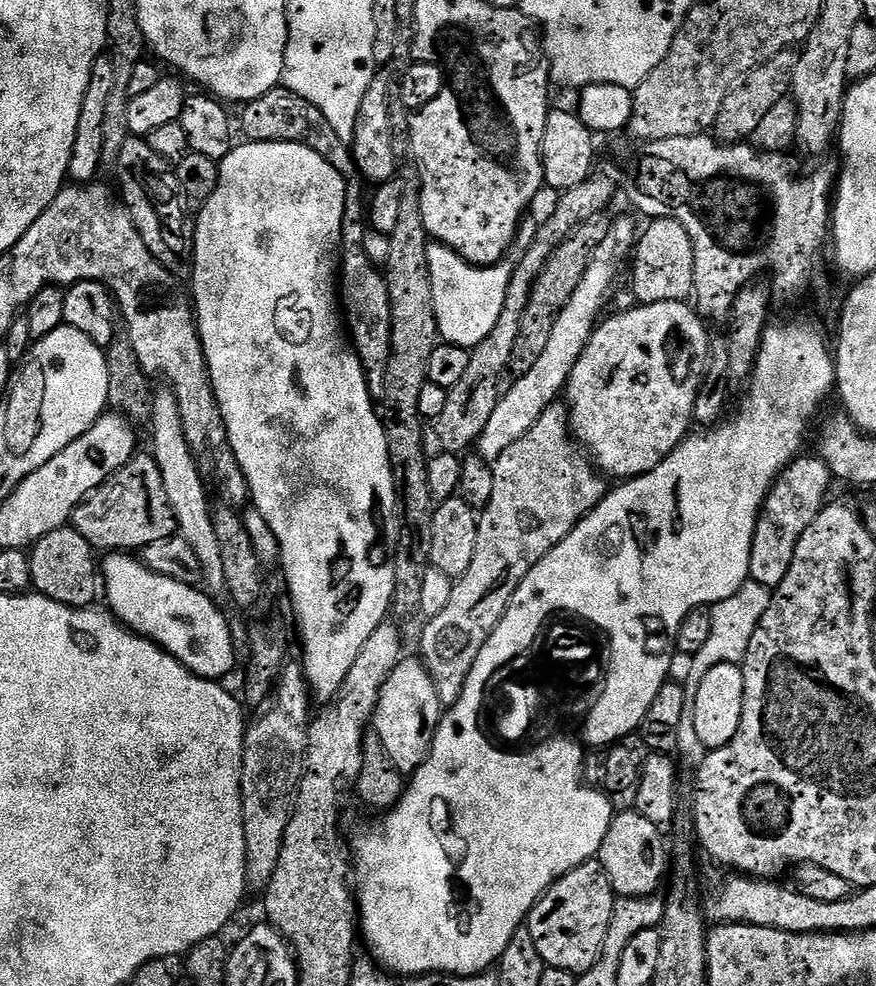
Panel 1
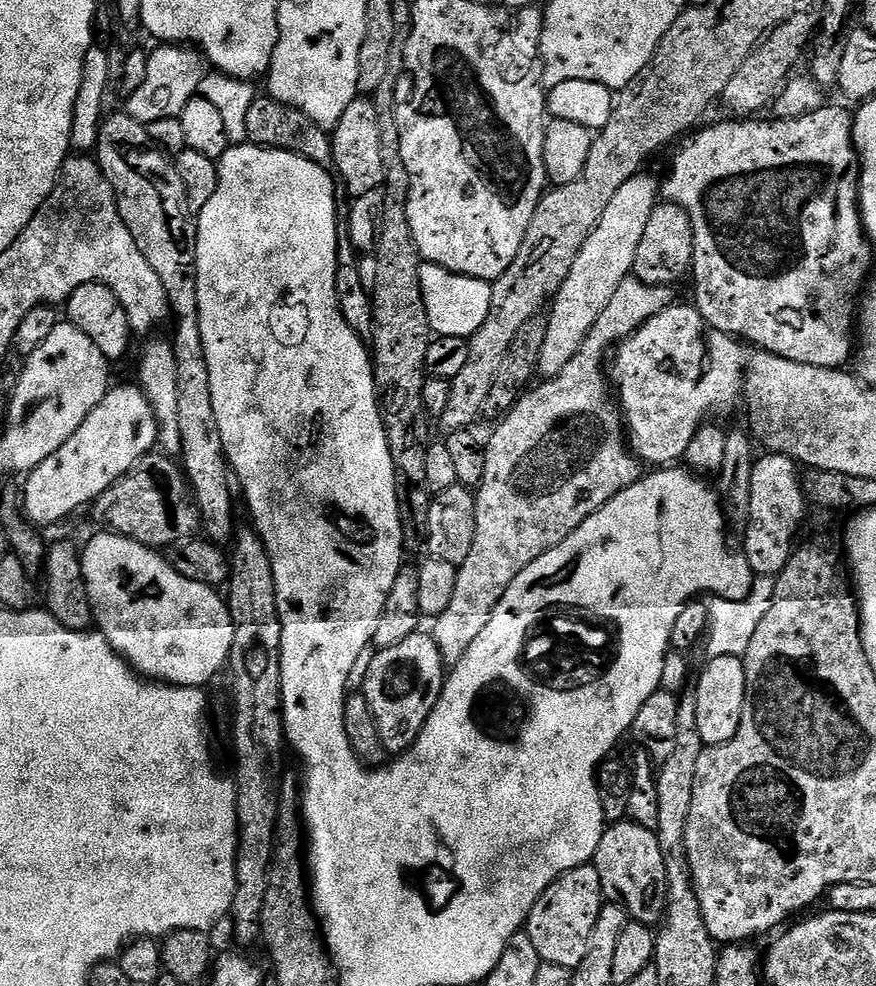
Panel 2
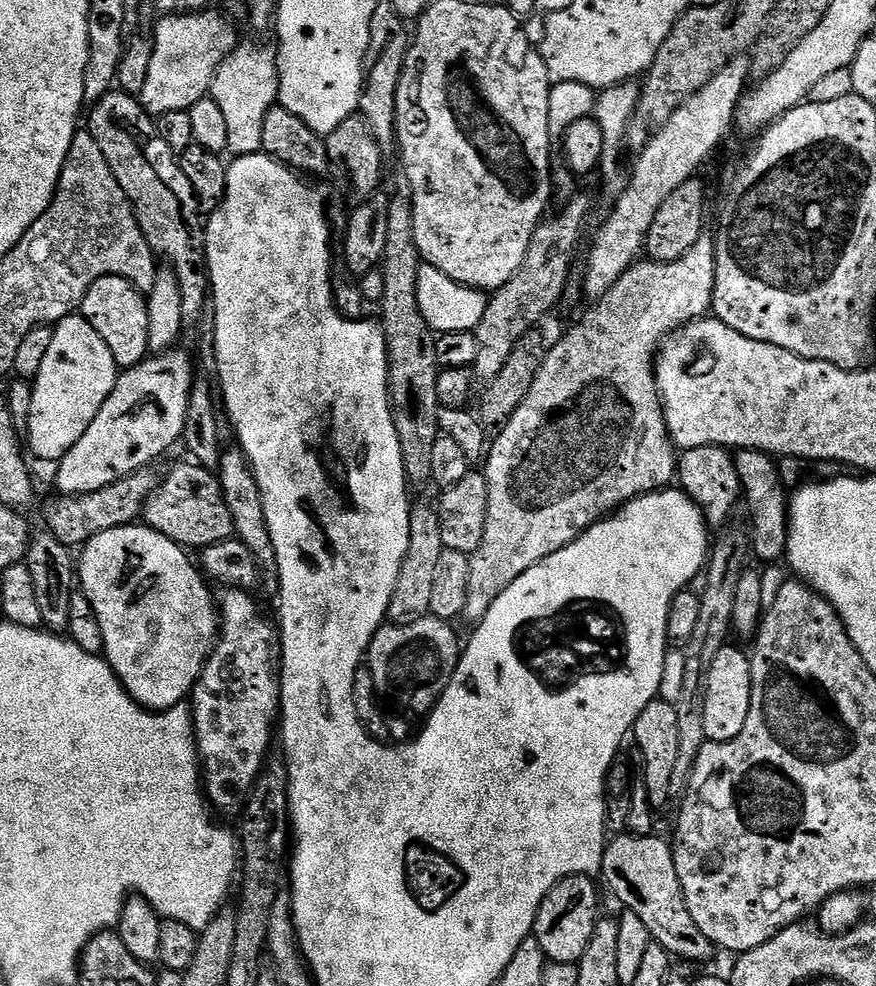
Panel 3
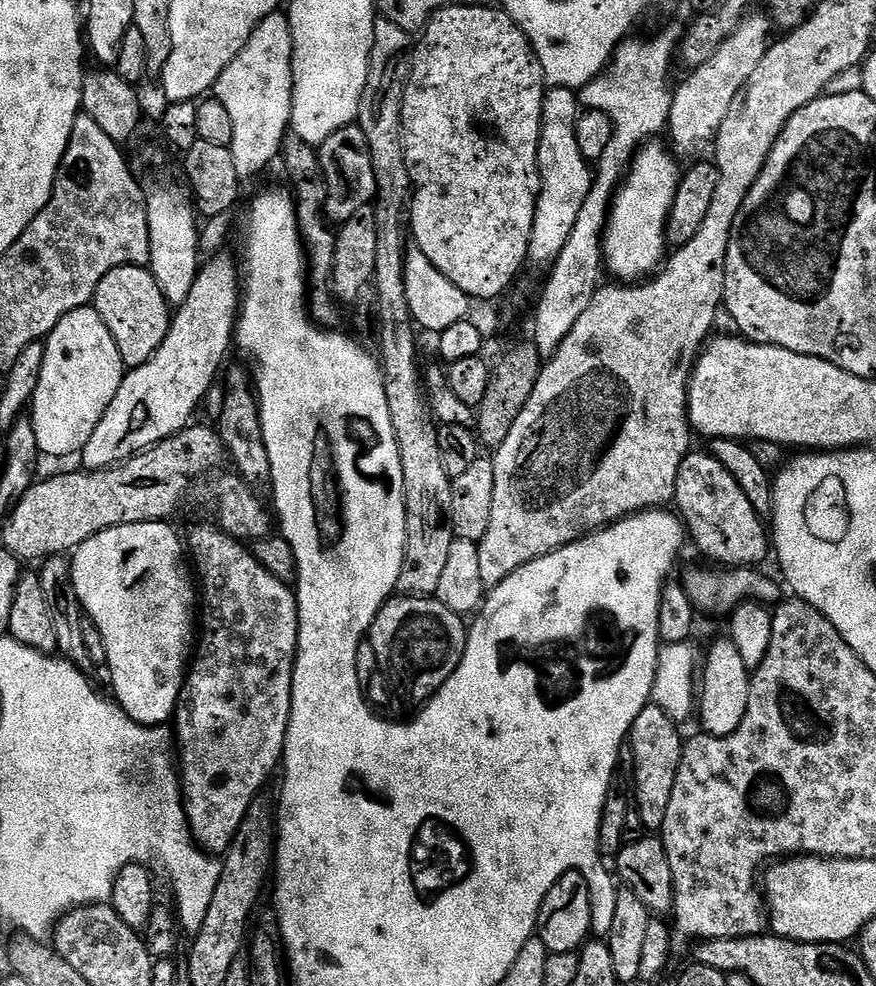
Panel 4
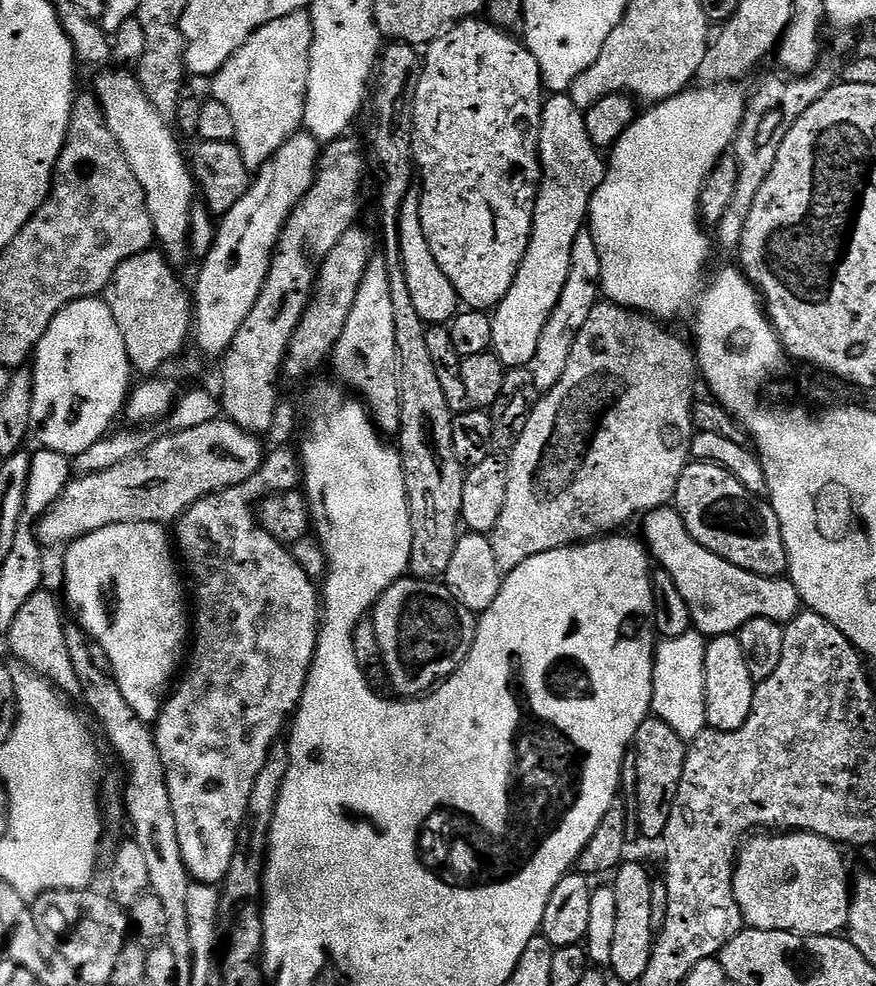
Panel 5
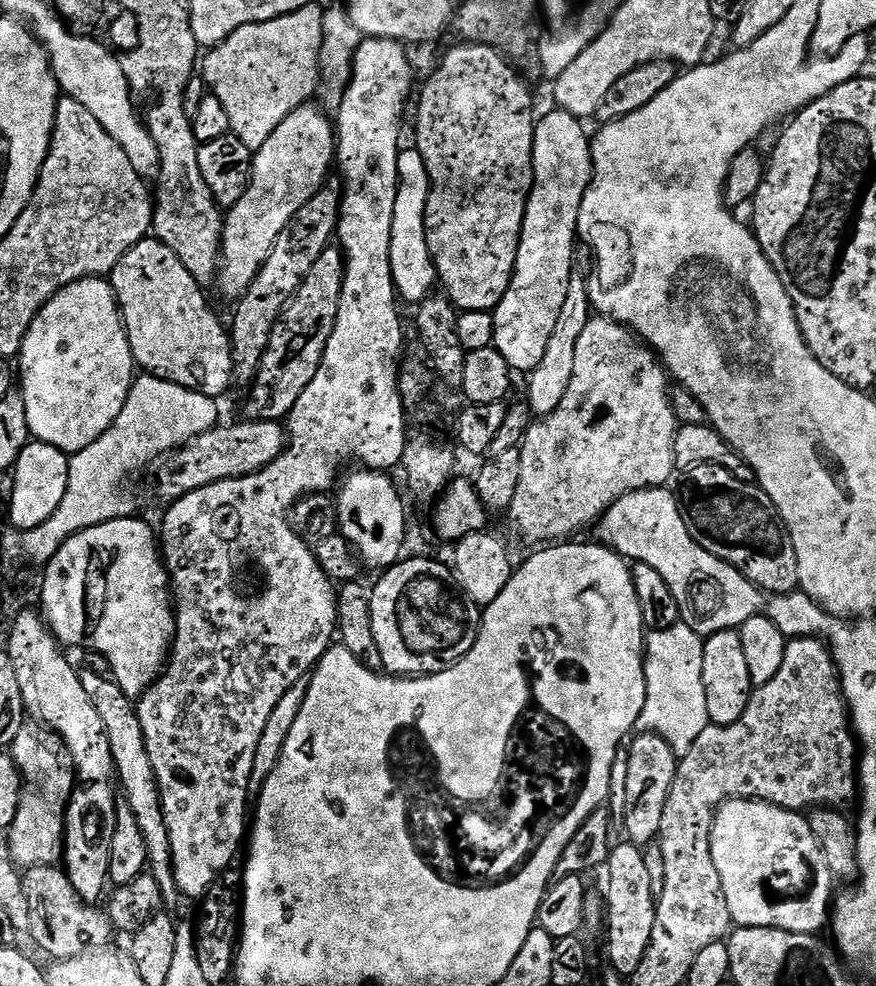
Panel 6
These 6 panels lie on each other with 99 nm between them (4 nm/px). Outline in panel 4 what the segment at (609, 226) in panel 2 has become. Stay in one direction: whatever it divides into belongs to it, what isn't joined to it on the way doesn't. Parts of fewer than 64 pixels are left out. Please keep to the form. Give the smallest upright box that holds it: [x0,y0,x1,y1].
[666,10,774,157]

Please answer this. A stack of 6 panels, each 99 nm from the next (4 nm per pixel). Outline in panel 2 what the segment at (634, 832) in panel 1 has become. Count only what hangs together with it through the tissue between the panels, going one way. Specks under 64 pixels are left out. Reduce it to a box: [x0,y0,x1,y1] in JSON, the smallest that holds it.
[592,820,668,926]

